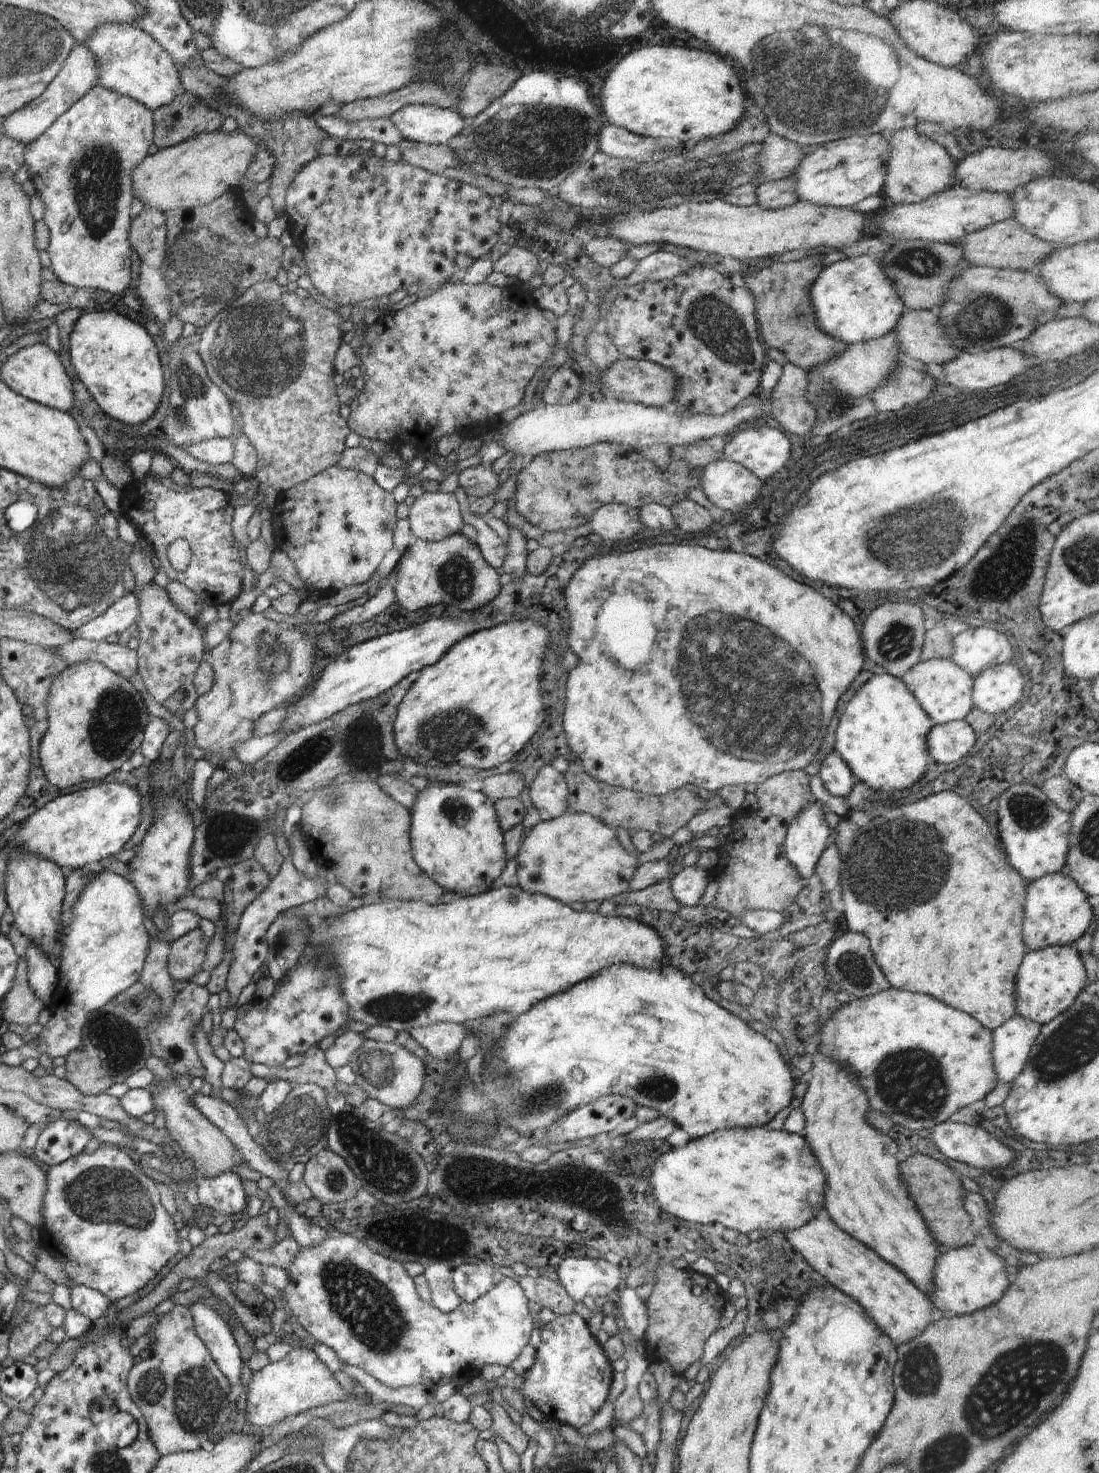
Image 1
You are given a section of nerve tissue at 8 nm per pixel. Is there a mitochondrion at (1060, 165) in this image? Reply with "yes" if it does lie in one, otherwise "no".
no

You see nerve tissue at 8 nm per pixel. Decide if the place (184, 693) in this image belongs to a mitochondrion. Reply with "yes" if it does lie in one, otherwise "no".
no

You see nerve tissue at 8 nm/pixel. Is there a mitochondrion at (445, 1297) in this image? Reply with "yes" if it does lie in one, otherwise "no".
no

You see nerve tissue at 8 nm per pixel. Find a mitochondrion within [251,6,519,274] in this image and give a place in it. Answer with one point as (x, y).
(447, 65)

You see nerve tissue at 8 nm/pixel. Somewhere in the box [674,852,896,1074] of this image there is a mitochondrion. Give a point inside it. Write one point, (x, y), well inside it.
(855, 968)

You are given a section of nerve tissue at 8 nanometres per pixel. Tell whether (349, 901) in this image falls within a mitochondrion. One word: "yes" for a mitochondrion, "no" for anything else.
no

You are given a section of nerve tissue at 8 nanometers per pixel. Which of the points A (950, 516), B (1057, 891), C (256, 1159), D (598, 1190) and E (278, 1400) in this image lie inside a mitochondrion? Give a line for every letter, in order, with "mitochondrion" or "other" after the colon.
A: mitochondrion
B: other
C: mitochondrion
D: mitochondrion
E: other

